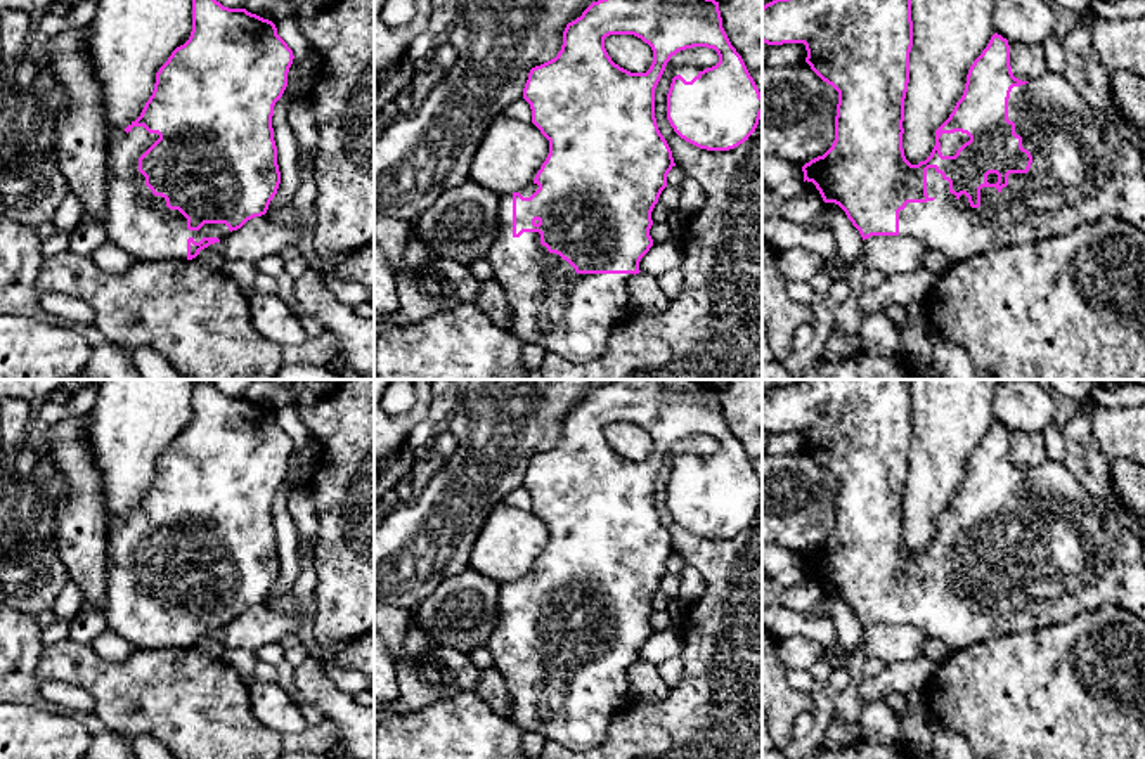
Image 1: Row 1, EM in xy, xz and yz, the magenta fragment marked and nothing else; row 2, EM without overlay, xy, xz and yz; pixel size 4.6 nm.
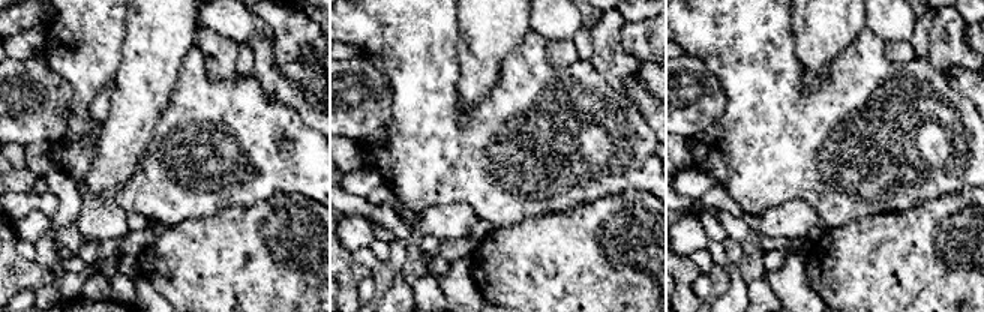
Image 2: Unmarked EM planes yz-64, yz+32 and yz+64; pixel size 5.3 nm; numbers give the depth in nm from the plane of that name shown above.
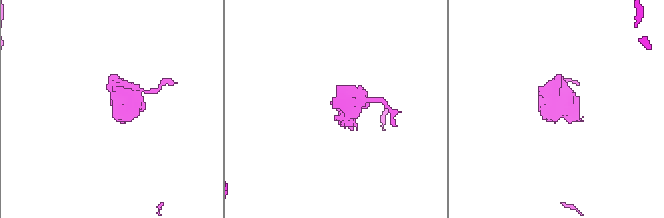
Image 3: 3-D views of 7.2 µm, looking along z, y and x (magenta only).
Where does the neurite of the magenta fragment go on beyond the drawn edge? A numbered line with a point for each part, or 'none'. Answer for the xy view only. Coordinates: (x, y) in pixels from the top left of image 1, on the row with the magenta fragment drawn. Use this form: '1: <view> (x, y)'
1: xy (141, 224)

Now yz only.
1: yz (1083, 168)

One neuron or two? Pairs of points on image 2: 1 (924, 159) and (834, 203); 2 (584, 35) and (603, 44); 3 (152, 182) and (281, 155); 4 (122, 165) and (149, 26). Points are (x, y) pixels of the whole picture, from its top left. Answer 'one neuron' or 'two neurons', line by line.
1: one neuron
2: two neurons
3: one neuron
4: one neuron

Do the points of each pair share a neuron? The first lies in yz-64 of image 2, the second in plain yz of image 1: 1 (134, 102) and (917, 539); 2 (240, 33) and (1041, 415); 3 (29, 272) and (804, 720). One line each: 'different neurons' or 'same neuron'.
1: same neuron
2: same neuron
3: different neurons

